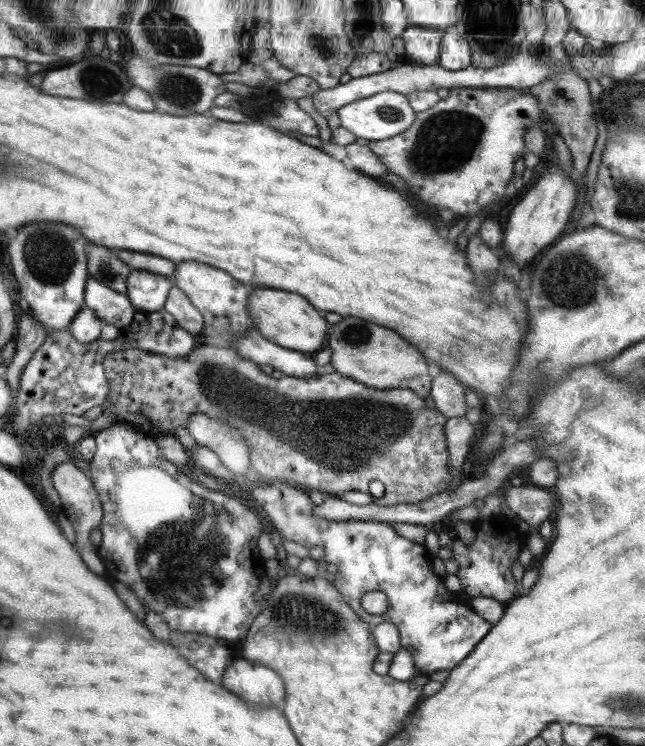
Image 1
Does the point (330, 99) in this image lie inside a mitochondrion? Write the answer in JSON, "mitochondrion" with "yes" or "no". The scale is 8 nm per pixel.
{"mitochondrion":"no"}

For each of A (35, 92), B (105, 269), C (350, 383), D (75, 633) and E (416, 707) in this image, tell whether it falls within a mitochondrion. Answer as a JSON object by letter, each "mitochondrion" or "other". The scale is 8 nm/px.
{"A":"other","B":"mitochondrion","C":"other","D":"mitochondrion","E":"other"}

